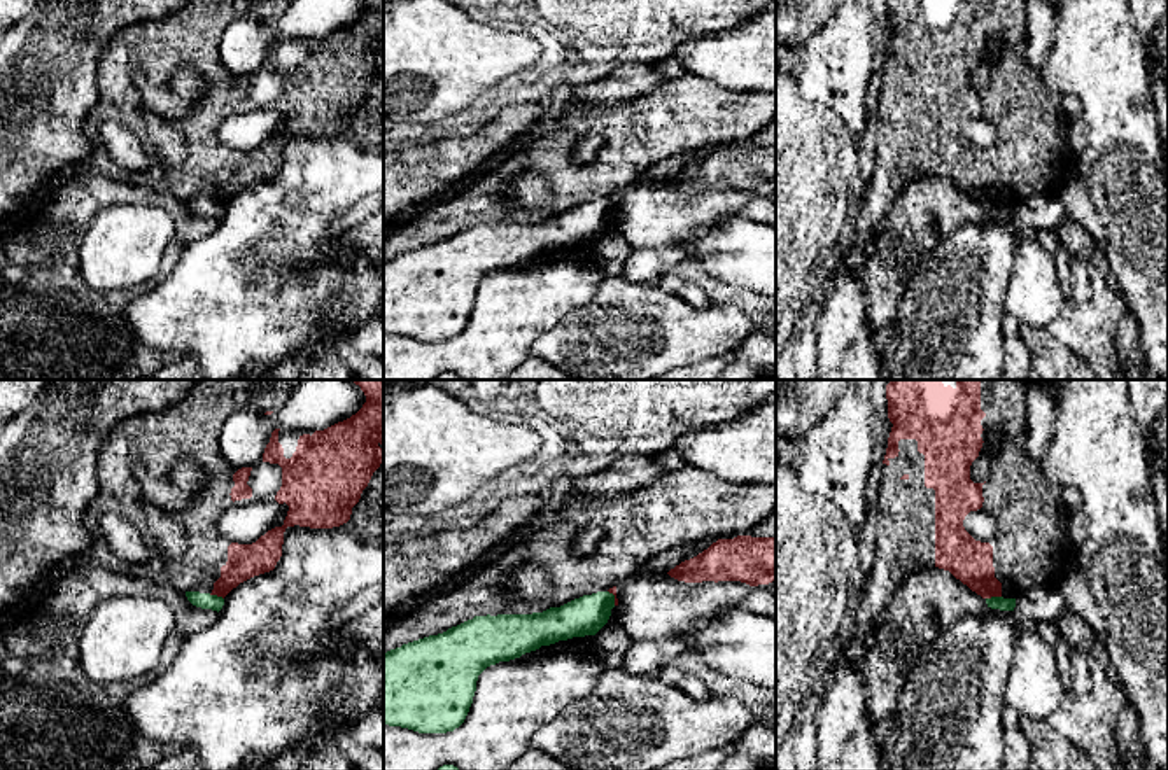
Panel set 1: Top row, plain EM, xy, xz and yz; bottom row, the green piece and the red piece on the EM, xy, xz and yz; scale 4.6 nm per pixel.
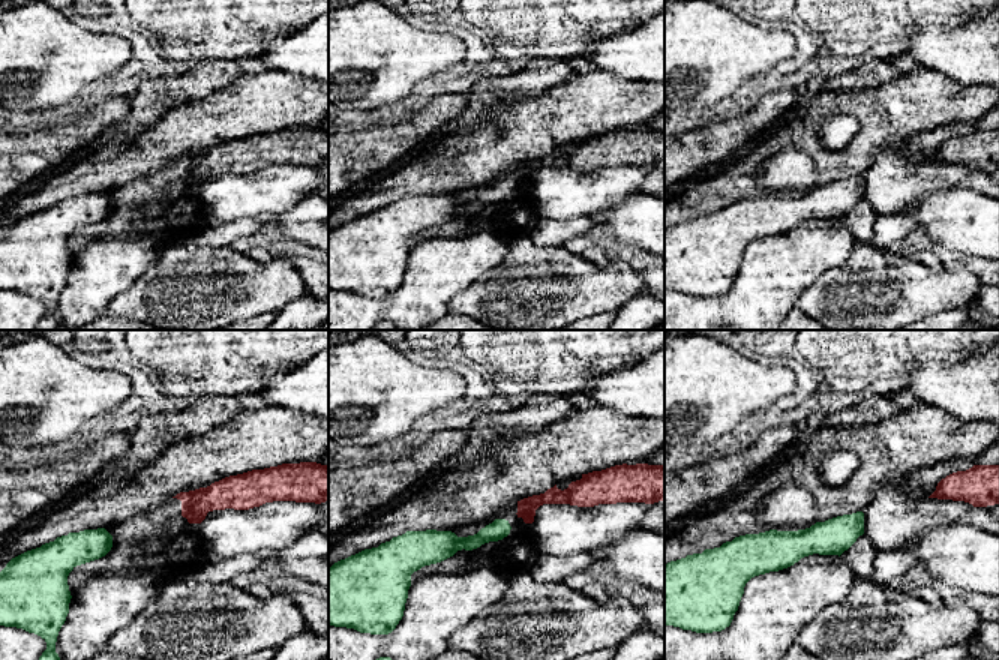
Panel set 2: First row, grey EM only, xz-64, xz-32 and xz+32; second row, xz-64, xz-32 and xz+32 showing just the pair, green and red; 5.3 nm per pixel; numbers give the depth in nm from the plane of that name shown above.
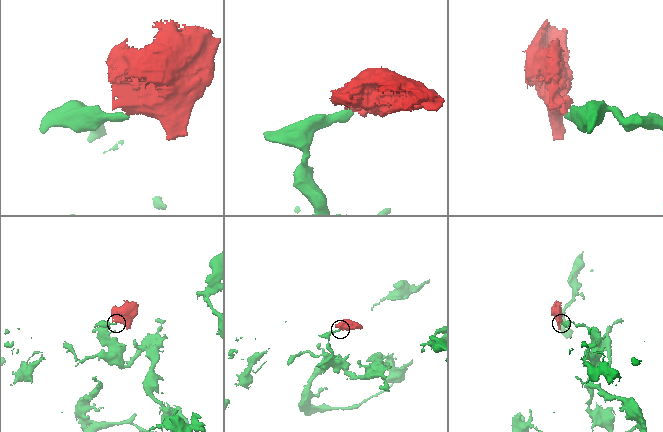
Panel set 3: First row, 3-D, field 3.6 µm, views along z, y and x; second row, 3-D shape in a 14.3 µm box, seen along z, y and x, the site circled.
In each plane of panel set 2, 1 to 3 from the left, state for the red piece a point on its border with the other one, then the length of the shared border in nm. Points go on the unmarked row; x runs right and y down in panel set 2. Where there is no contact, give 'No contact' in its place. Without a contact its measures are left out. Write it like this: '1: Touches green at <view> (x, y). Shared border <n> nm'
1: No contact
2: No contact
3: No contact

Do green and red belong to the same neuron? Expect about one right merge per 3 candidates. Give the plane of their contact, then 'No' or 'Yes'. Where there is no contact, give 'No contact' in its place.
Touches green in yz. No

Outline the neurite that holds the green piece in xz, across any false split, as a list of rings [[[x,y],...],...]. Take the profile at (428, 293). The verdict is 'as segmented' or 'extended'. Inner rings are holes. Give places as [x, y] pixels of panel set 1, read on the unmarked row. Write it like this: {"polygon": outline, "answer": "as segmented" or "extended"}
{"polygon": [[[597,200],[532,222],[475,224],[443,242],[383,261],[383,332],[419,341],[459,336],[473,312],[478,284],[490,273],[520,266],[541,254],[595,243],[609,228],[615,203]]], "answer": "as segmented"}

